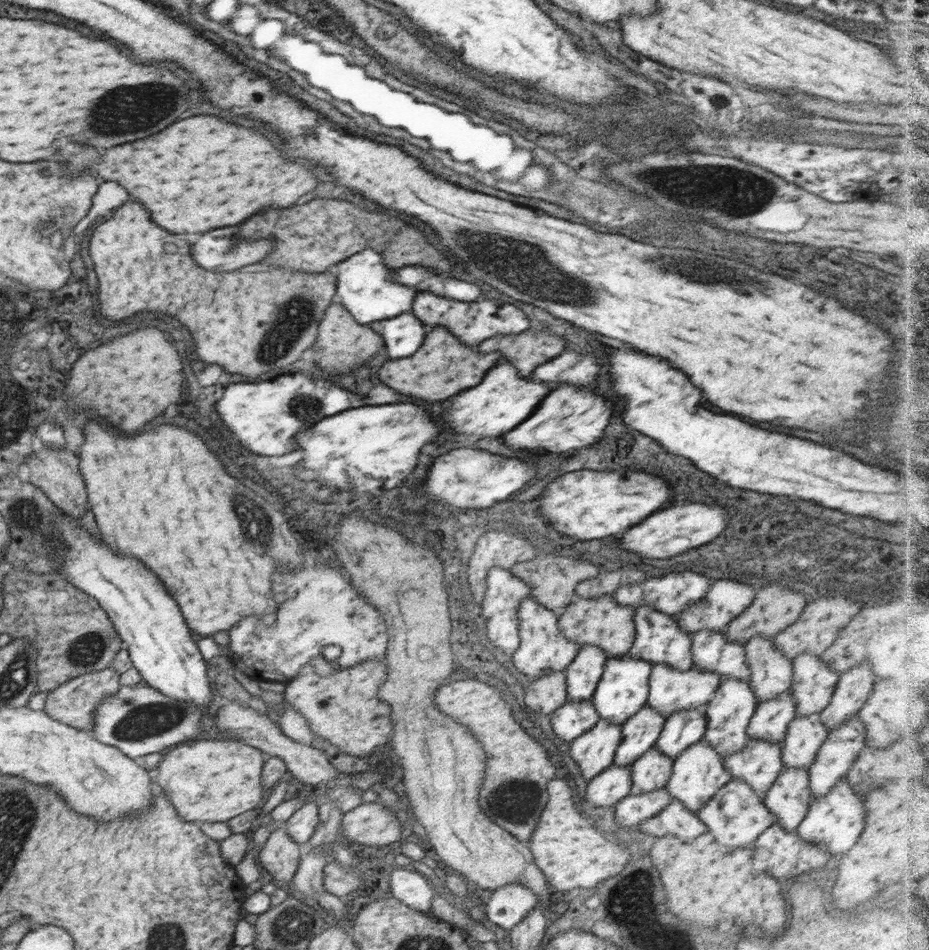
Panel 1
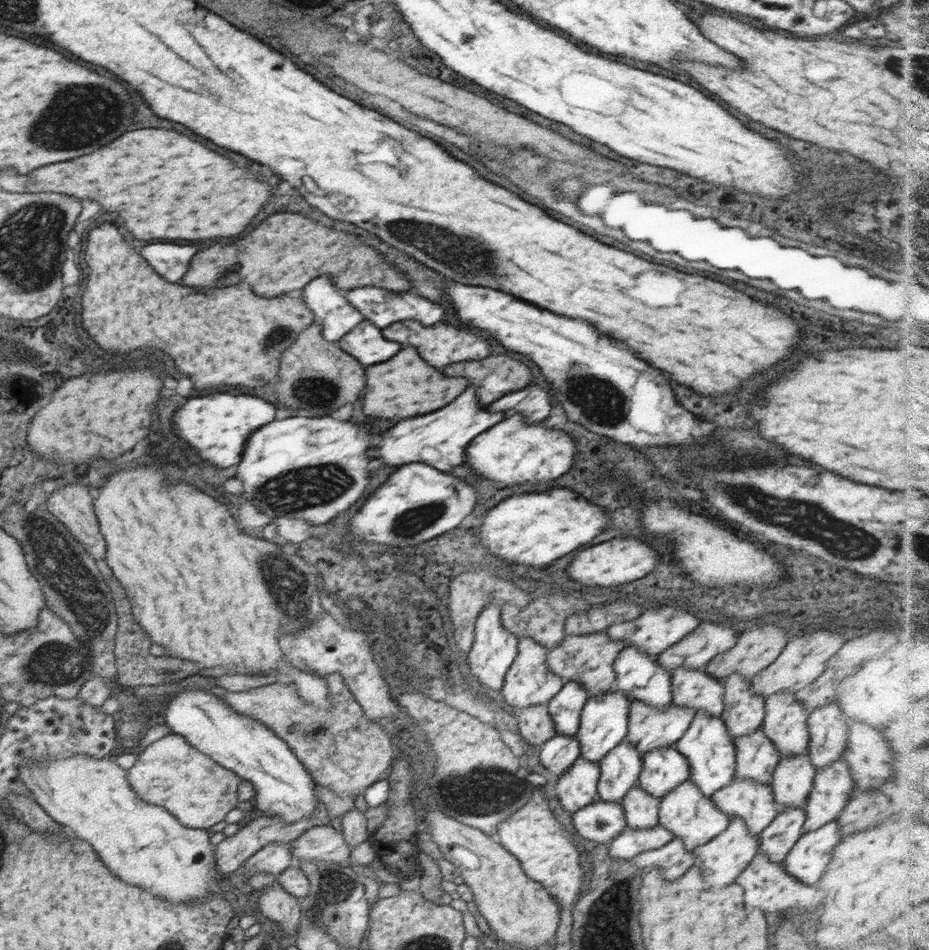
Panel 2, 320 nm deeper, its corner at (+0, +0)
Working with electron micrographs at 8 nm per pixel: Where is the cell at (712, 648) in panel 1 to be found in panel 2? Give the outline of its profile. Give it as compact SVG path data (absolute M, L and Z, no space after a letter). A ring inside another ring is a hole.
M681 666L671 675L672 702L676 706L705 710L711 716L720 716L724 708L724 680L710 676L701 668Z

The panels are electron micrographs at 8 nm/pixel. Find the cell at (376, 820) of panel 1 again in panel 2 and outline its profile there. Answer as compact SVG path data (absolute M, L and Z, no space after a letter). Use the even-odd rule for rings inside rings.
M318 825L303 832L295 841L290 842L293 848L294 862L316 860L325 863L345 865L350 860L352 846L336 831L332 825Z

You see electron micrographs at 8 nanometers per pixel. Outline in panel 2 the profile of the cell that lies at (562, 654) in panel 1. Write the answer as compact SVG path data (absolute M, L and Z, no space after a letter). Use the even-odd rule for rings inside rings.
M529 636L519 639L518 647L516 660L510 665L501 688L504 702L512 706L516 712L535 704L547 704L565 685L563 679L551 672L546 665L548 649L544 649L542 645Z

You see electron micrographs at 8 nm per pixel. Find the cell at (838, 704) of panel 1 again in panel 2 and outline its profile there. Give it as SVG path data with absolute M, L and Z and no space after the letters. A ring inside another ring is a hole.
M836 701L818 707L808 717L810 762L818 770L839 760L847 745L849 724Z

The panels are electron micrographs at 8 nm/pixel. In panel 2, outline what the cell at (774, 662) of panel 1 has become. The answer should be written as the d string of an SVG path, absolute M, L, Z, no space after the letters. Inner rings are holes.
M738 672L727 676L723 686L725 687L723 694L724 708L719 718L724 721L724 725L728 729L728 736L734 741L734 738L754 733L763 724L766 696L753 692L750 681L745 680Z

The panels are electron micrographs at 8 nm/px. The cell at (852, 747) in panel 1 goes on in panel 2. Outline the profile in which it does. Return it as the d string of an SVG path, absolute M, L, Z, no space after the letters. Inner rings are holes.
M842 756L829 766L818 769L804 806L803 832L812 832L837 820L855 786L855 780Z

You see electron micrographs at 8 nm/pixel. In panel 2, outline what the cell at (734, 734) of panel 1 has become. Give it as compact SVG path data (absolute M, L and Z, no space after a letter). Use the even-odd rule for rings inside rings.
M705 710L696 711L692 724L682 738L675 742L675 747L688 759L689 780L693 780L693 783L697 784L704 796L711 797L721 788L728 786L736 777L735 743L728 736L728 729L719 716L711 716Z

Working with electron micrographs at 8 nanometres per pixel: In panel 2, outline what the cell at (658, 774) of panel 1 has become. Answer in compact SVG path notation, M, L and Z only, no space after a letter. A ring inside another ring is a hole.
M639 783L621 800L627 826L632 830L654 828L659 824L658 813L661 798L654 798L639 787Z

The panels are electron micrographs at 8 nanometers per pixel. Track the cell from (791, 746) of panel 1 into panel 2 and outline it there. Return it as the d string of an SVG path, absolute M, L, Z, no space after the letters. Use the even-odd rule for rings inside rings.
M807 754L784 756L776 765L771 780L771 789L774 800L784 809L786 806L792 808L804 808L808 795L813 787L814 777L818 770L810 762L810 757Z

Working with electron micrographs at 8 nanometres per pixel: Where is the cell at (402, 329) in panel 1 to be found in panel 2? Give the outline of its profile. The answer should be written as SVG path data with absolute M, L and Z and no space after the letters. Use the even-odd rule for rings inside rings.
M366 319L336 343L364 367L386 362L401 348L401 344L386 340L381 329Z

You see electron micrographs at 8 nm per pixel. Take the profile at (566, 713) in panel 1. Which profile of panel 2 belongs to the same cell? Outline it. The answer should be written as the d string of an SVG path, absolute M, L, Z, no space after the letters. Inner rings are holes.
M555 734L544 747L540 749L540 764L552 774L560 776L574 764L580 756L580 743L575 736L564 736Z

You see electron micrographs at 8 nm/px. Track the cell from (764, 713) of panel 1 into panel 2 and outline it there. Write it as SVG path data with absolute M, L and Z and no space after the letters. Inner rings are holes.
M758 728L754 733L734 738L734 743L735 776L770 785L781 756L762 728Z

